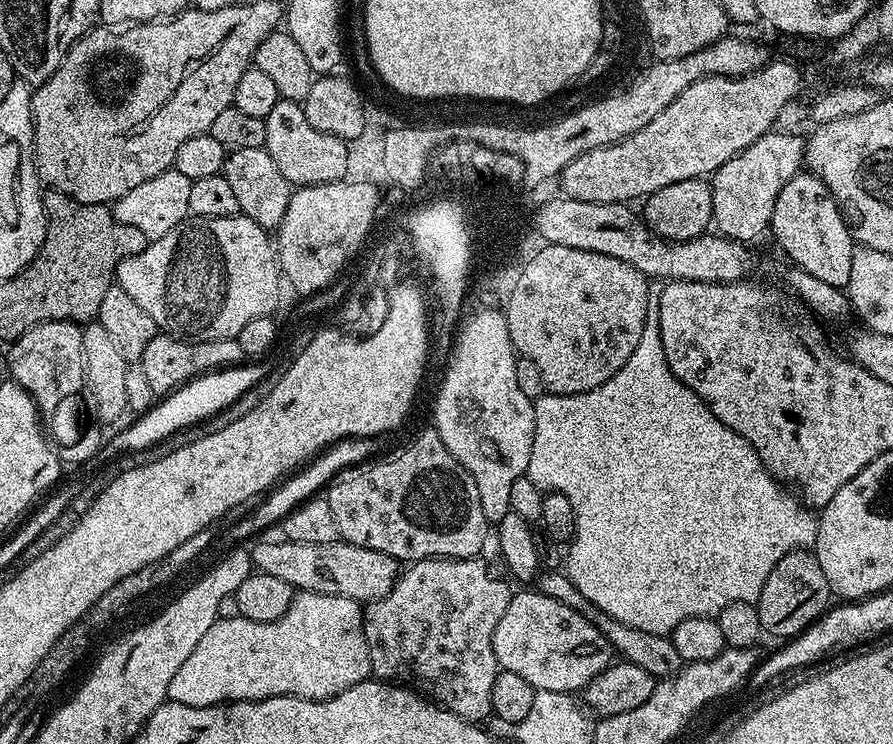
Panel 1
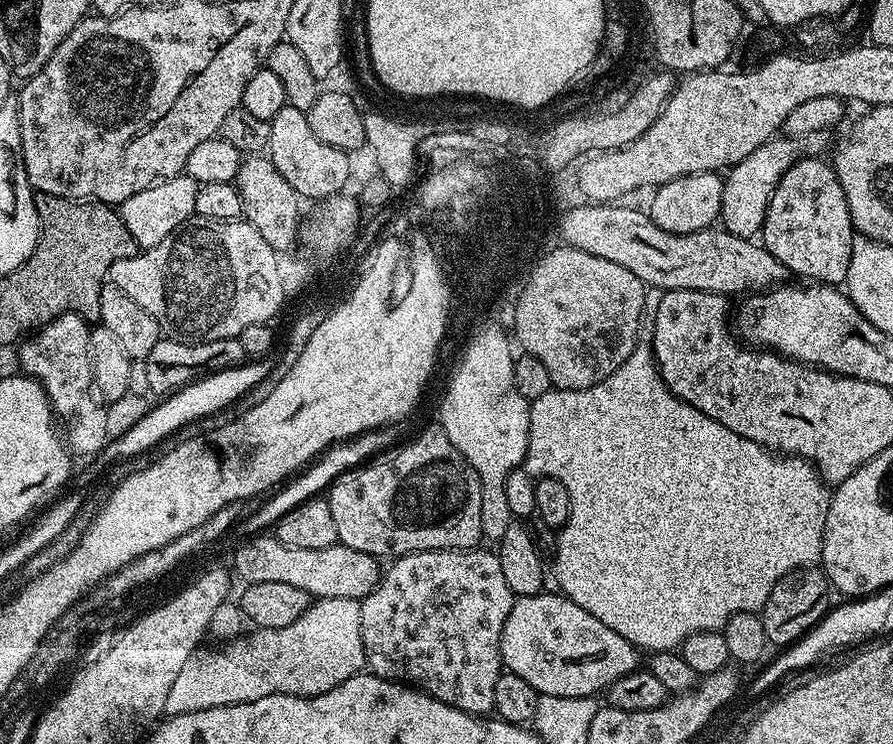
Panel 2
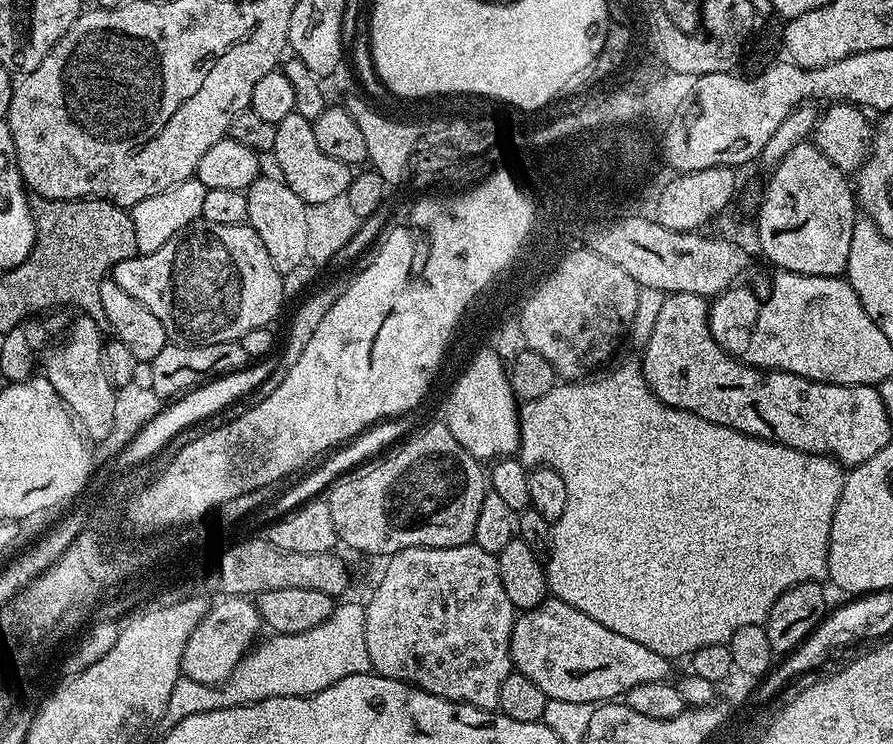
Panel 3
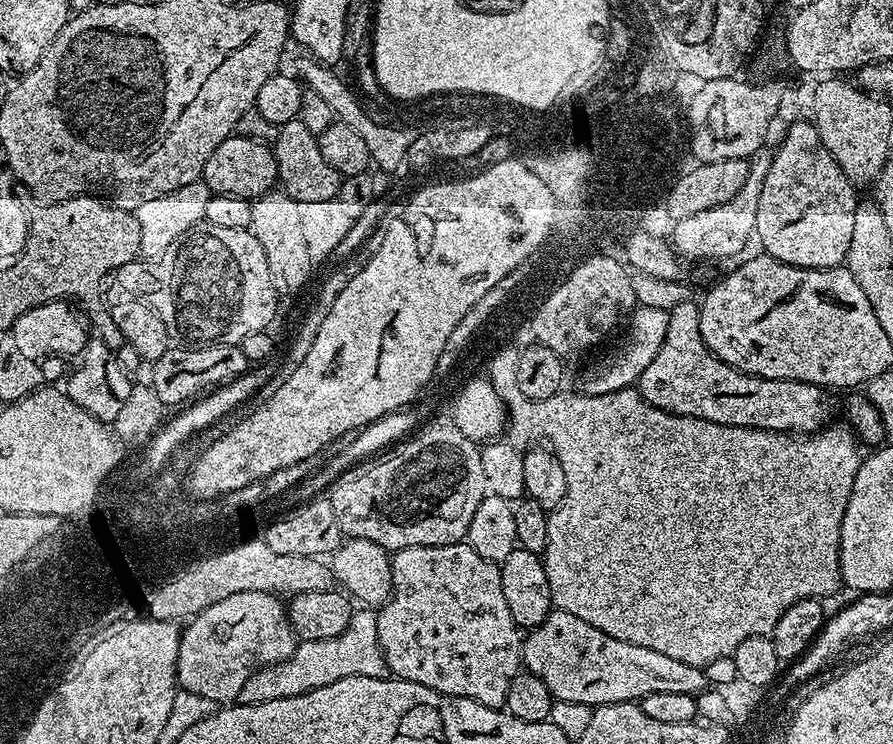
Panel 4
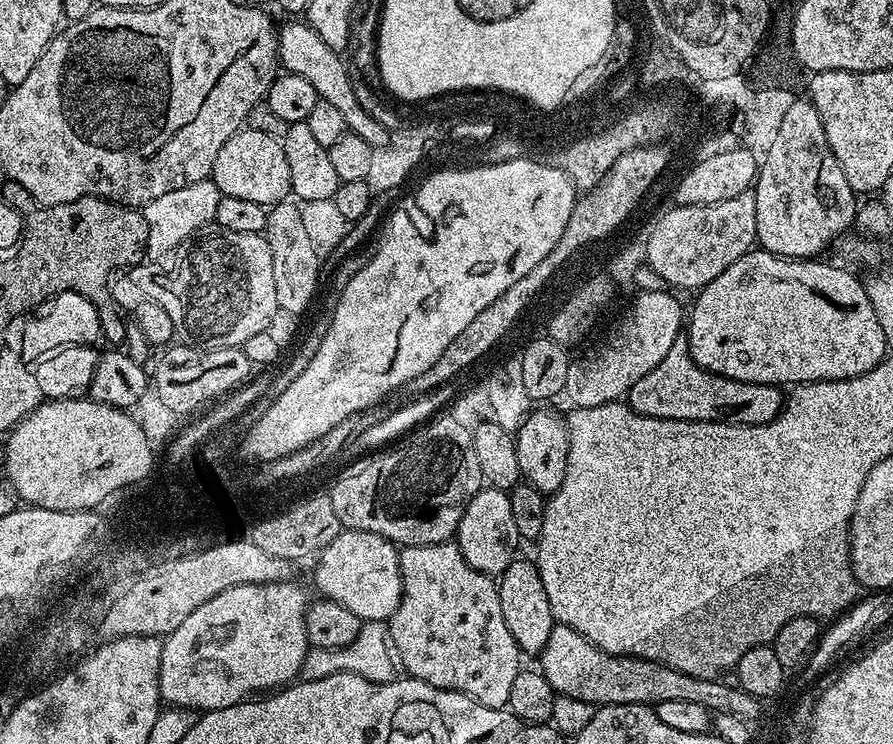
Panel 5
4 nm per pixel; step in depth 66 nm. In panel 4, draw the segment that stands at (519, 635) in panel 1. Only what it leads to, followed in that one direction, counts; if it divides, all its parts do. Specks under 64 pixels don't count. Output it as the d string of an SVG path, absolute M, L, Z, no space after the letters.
M559 610L549 612L540 625L523 637L522 664L527 671L546 682L546 690L550 690L553 701L582 702L593 706L631 704L643 700L646 694L690 694L696 697L709 687L703 668L690 666L690 662L678 662L678 658L658 654L658 650L646 650L646 646L634 646L634 642L610 638L608 634L602 634L602 630L582 622L582 618Z

